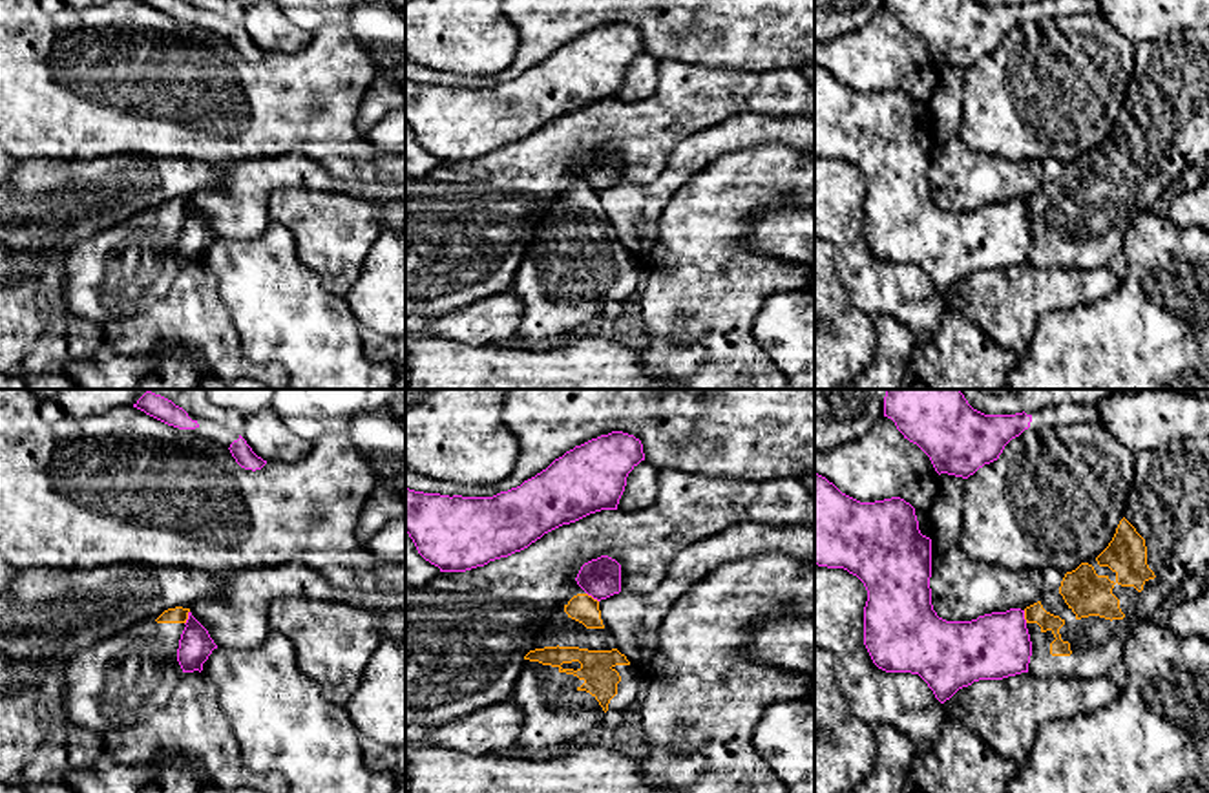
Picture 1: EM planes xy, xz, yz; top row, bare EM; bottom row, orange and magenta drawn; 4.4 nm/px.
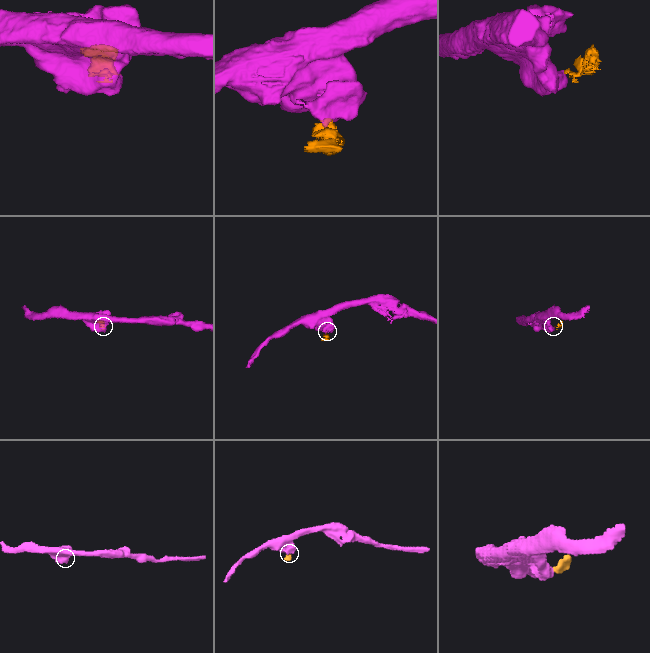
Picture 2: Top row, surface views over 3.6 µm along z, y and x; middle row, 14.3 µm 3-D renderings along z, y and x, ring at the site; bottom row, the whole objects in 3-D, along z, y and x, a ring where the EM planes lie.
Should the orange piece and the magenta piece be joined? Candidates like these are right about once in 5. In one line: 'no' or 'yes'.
no

